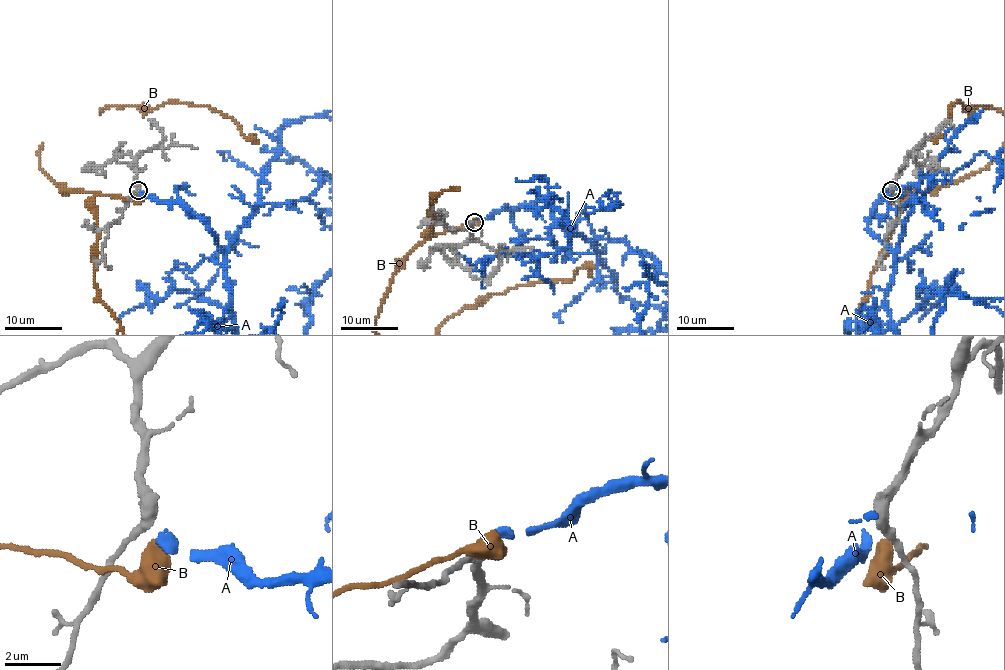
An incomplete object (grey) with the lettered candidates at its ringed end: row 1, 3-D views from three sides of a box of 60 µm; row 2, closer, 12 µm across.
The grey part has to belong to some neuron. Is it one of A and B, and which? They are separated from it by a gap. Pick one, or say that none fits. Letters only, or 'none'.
A

